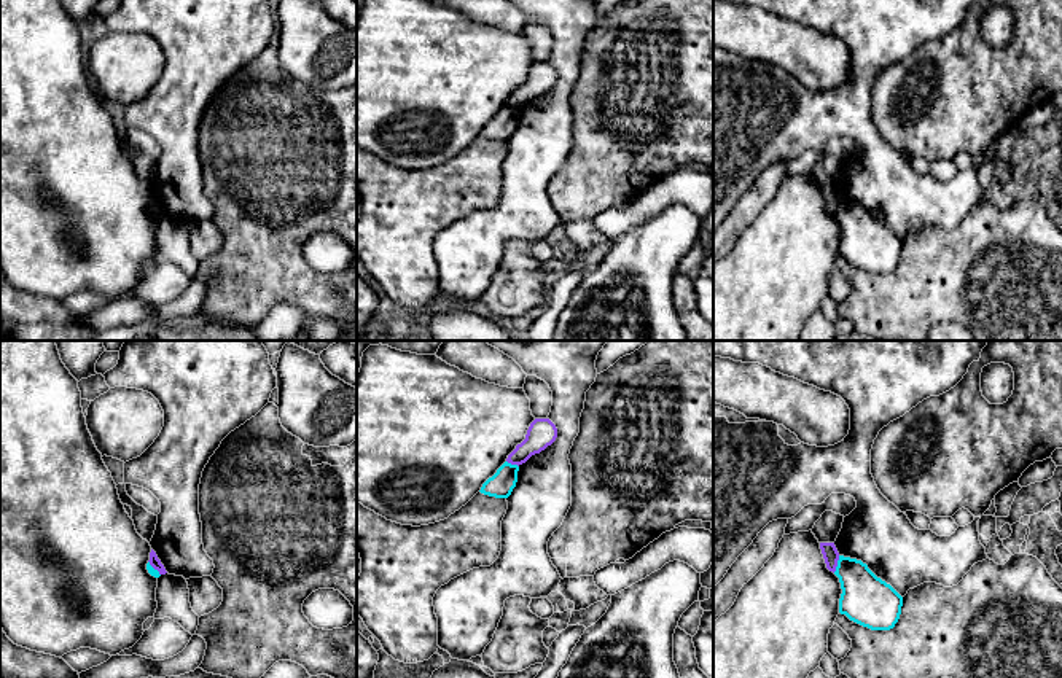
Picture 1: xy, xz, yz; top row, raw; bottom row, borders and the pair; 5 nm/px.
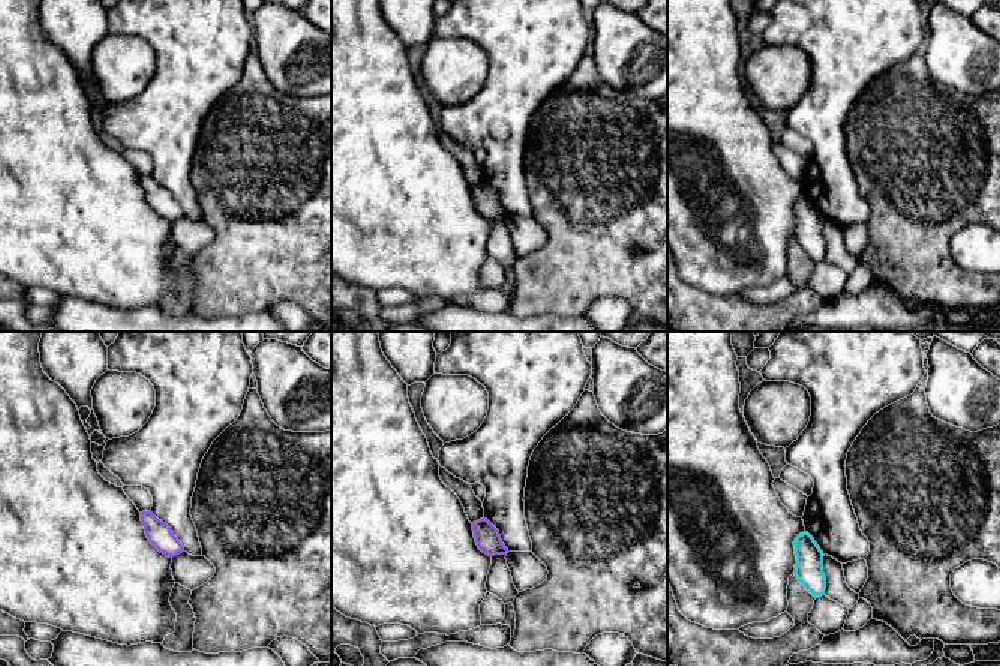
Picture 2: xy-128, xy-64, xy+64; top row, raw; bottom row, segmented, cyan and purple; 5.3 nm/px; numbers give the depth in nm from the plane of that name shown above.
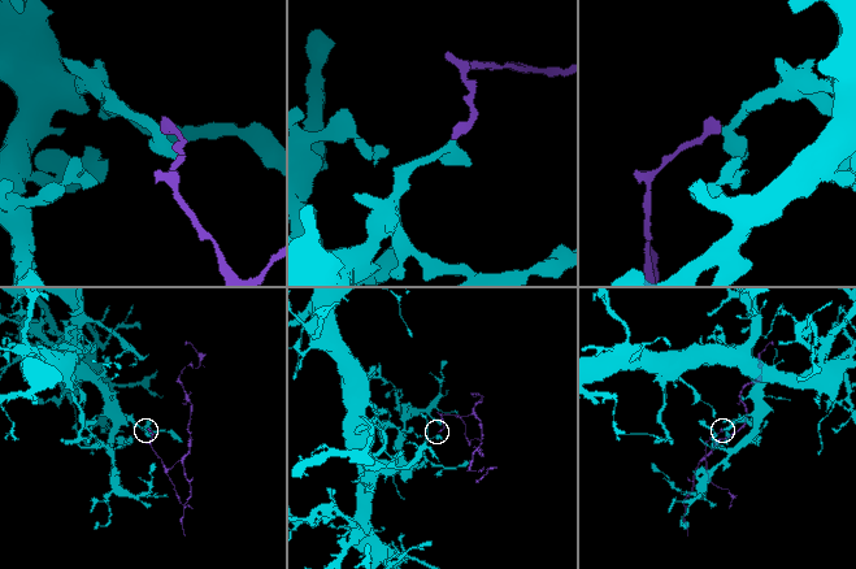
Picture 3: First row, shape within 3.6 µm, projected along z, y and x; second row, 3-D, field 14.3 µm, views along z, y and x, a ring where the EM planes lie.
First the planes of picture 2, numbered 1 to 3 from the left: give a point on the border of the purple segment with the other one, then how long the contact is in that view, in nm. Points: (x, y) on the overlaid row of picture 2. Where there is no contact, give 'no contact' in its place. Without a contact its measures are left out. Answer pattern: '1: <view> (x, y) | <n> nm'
1: no contact
2: no contact
3: no contact

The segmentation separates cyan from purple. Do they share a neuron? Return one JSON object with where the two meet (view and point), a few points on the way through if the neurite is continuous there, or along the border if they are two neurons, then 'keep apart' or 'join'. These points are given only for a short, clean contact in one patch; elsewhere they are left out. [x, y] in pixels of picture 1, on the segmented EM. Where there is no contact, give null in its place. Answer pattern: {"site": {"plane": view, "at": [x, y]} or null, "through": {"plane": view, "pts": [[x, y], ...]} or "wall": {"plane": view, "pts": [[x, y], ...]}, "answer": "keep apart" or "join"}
{"site": {"plane": "yz", "at": [838, 564]}, "wall": {"plane": "yz", "pts": [[839, 556], [833, 572]]}, "answer": "keep apart"}

